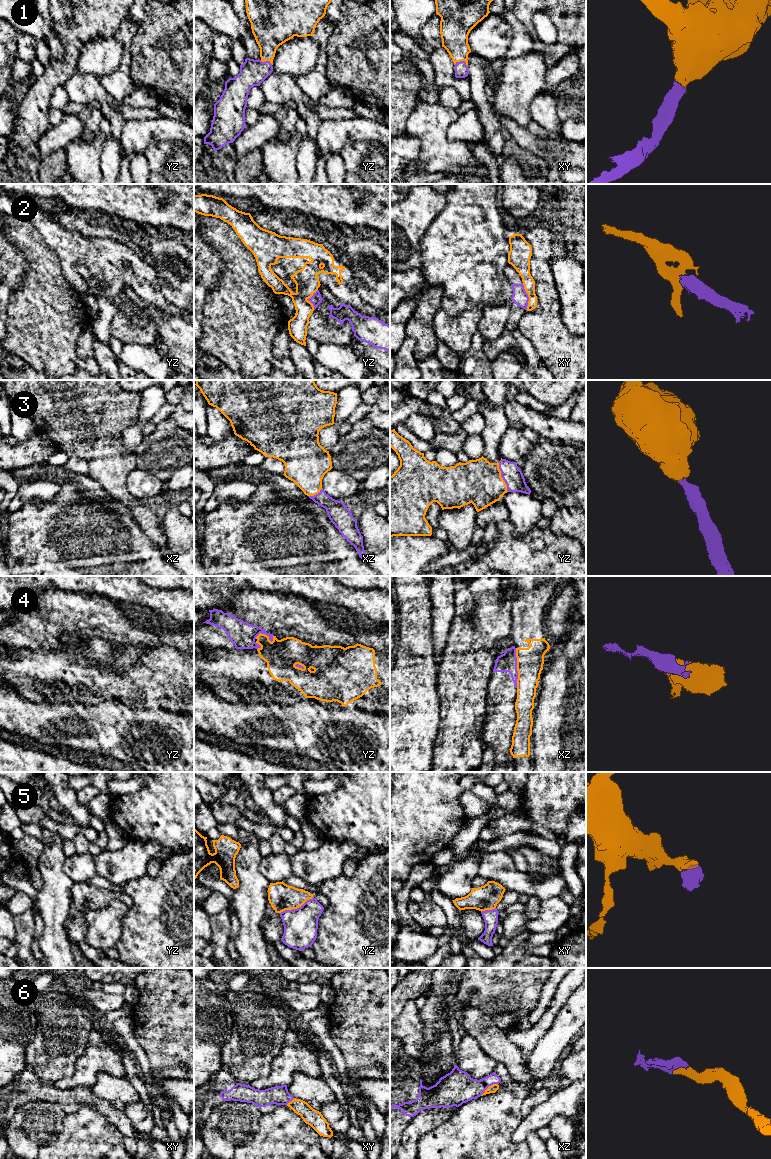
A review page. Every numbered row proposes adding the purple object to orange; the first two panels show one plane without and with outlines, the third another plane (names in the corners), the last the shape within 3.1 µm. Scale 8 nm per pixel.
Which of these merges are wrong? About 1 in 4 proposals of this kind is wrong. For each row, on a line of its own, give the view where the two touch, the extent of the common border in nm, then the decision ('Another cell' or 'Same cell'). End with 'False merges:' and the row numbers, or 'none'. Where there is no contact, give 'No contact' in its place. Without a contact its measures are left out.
1: Touches orange in xy. Shared border 110 nm. Same cell
2: Touches orange in xy. Shared border 220 nm. Another cell
3: Touches orange in yz. Shared border 260 nm. Same cell
4: Touches orange in xz. Shared border 320 nm. Another cell
5: Touches orange in yz. Shared border 300 nm. Another cell
6: Touches orange in xz. Shared border 170 nm. Same cell
False merges: 2, 4, 5

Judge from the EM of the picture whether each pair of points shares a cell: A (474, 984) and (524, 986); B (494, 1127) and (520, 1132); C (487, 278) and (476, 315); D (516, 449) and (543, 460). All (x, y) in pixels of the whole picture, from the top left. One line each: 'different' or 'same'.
A: same
B: different
C: different
D: different

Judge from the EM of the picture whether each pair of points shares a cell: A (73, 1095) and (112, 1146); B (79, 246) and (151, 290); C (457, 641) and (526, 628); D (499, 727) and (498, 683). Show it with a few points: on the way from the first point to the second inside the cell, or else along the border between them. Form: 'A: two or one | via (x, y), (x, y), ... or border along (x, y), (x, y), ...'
A: two | border along (81, 1104), (90, 1104), (103, 1114)
B: one | via (98, 247), (108, 248), (132, 275)
C: two | border along (510, 607), (511, 629), (508, 635)
D: one | via (501, 716), (500, 694)

